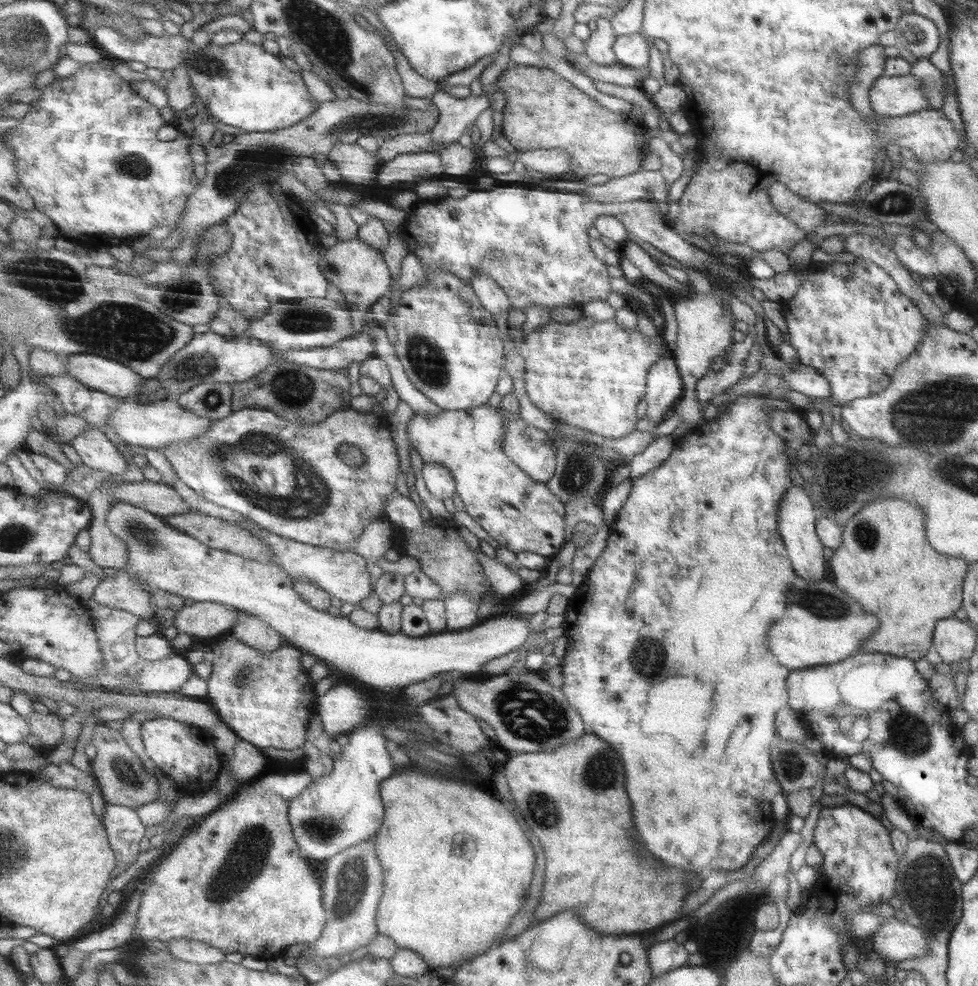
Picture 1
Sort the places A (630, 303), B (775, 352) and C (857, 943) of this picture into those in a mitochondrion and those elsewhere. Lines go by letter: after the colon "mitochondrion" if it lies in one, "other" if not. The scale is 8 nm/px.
A: other
B: other
C: other

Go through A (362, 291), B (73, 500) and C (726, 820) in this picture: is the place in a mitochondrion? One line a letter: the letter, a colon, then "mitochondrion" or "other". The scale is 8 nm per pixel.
A: other
B: other
C: other

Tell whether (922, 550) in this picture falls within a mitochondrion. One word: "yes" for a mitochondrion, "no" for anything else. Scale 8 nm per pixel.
no

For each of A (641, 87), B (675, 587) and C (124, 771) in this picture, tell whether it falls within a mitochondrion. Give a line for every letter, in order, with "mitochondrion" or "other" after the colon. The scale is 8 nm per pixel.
A: other
B: other
C: mitochondrion

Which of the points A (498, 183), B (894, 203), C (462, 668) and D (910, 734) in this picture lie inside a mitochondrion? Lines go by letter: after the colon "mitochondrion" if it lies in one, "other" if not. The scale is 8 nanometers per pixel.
A: other
B: mitochondrion
C: other
D: mitochondrion

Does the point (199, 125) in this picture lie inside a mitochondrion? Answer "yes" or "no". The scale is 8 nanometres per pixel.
no

